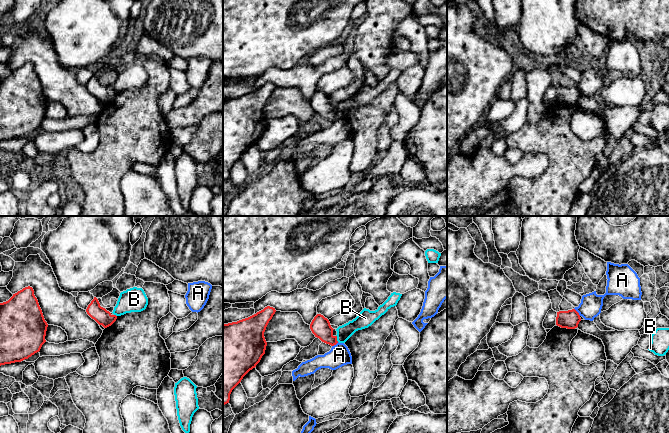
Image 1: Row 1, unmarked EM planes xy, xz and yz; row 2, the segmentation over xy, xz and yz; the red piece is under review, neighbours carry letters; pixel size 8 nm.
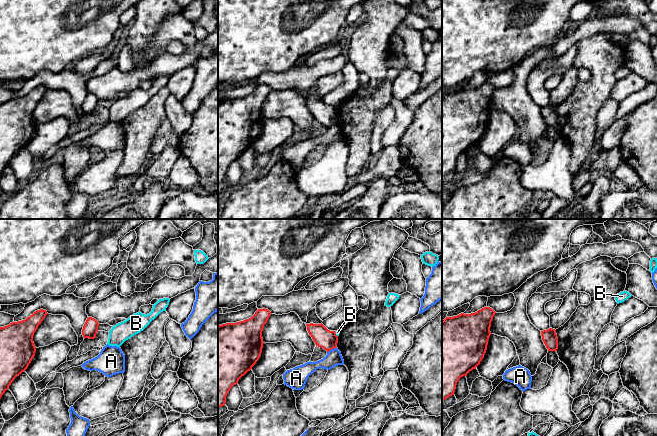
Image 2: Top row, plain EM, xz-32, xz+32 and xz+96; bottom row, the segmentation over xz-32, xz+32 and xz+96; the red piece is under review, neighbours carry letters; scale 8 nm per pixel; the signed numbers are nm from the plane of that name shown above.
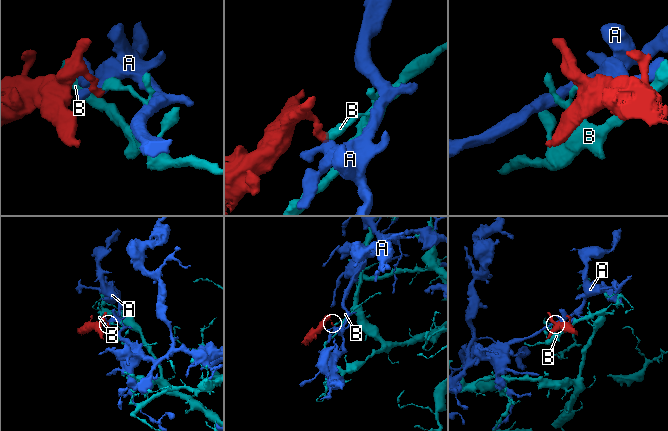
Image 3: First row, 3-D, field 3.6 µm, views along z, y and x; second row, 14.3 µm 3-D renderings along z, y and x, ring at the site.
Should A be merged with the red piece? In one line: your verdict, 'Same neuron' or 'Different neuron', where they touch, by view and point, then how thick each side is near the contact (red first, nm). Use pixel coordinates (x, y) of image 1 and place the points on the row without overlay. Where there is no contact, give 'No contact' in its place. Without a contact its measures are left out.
Different neuron. Touches red at yz (577, 88). Thickness 150 nm (red) against 180 nm

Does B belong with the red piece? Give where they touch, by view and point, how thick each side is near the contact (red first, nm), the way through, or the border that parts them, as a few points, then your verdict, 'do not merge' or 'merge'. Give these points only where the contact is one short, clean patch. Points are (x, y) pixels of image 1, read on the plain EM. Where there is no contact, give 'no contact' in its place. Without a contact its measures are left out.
contact xz (336, 114); calibres 160 and 120 nm; border xz (336, 111), (338, 117); do not merge

